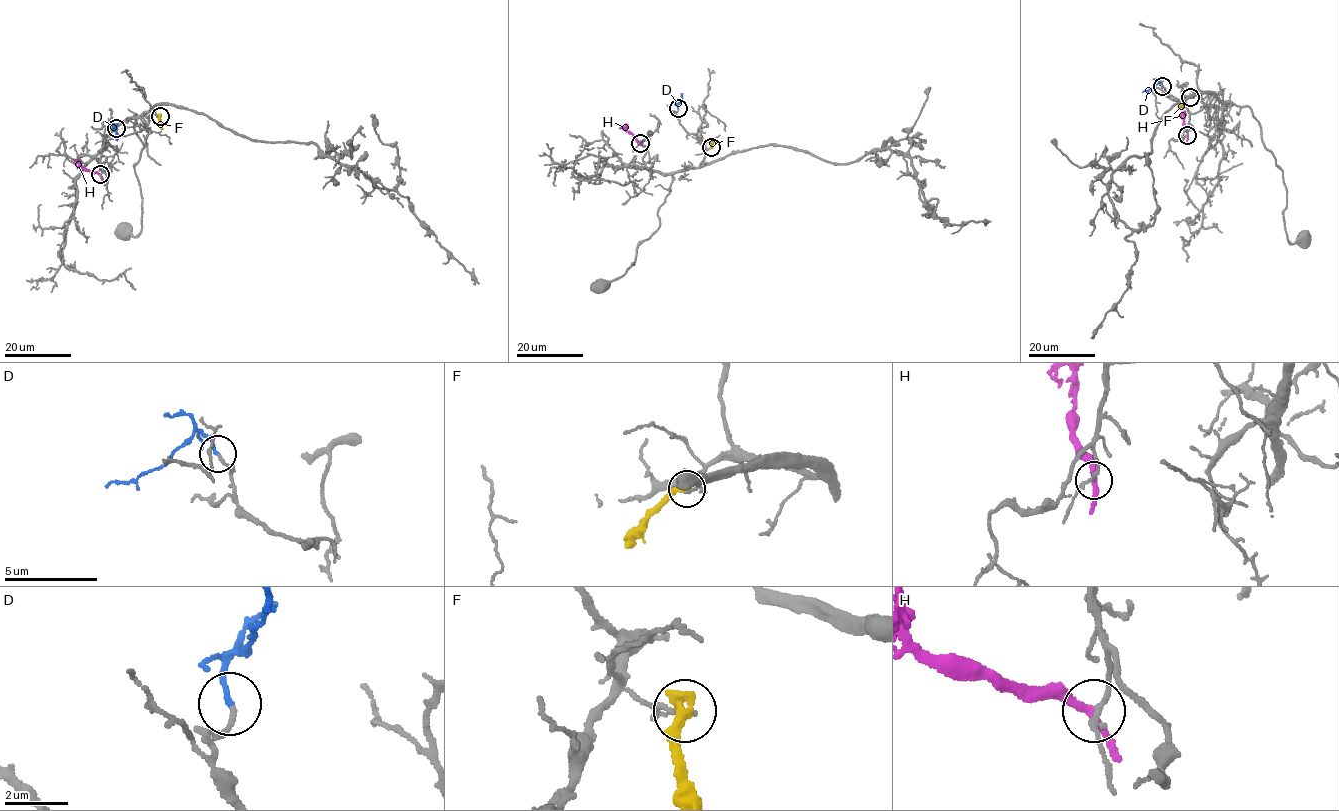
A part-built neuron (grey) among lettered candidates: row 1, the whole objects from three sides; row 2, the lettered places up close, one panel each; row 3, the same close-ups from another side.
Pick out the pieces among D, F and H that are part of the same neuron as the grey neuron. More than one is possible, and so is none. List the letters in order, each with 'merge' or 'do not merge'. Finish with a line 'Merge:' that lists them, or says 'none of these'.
D: merge
F: do not merge
H: do not merge
Merge: D

